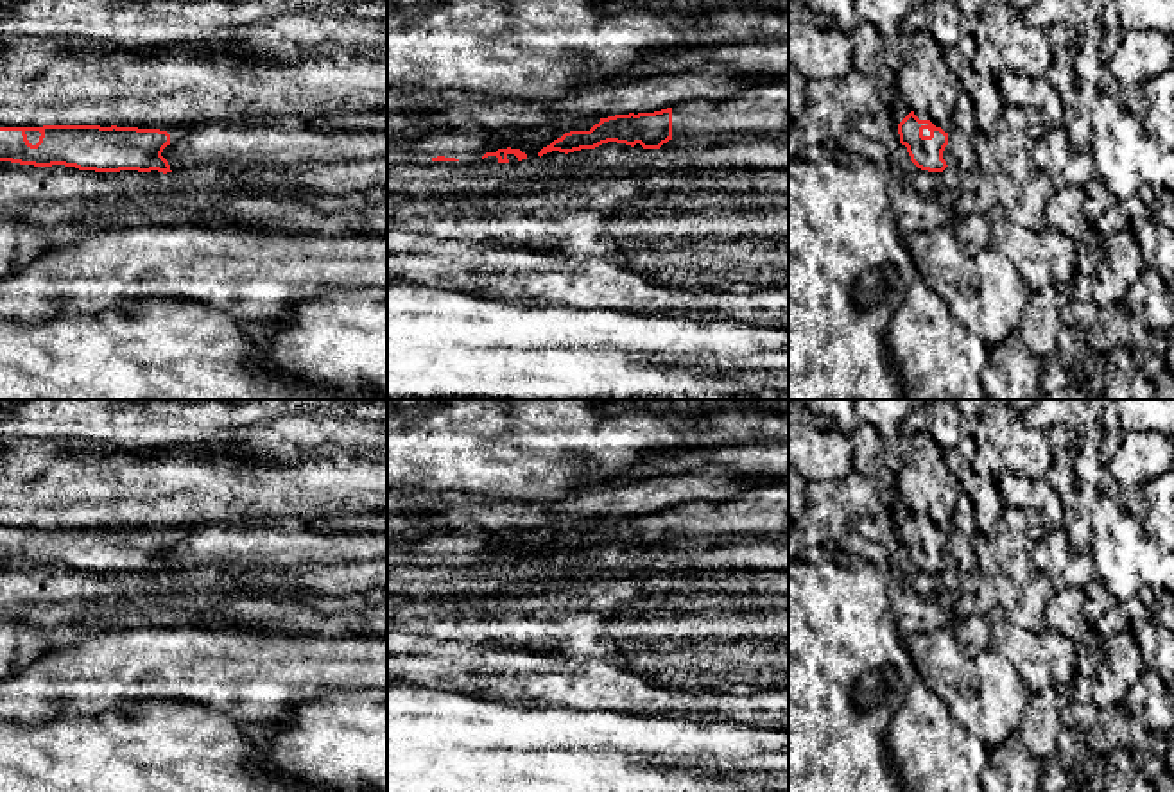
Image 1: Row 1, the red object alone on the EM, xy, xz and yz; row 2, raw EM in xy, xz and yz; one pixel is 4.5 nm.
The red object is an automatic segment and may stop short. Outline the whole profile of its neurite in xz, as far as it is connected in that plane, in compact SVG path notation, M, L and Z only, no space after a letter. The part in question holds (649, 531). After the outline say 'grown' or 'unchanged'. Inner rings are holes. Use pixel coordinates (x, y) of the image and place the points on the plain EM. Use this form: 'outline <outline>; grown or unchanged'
outline M762 480L726 504L690 502L654 514L600 520L590 532L565 534L538 557L595 550L608 543L660 550L676 538L722 534L789 538L789 480Z; grown

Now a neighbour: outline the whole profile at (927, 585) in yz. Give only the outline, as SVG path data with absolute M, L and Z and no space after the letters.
M918 570L912 575L912 586L921 597L937 597L943 591L941 573L928 573Z

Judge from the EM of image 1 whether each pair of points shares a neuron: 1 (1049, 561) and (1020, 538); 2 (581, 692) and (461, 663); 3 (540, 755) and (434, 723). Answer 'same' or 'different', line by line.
1: different
2: same
3: same

